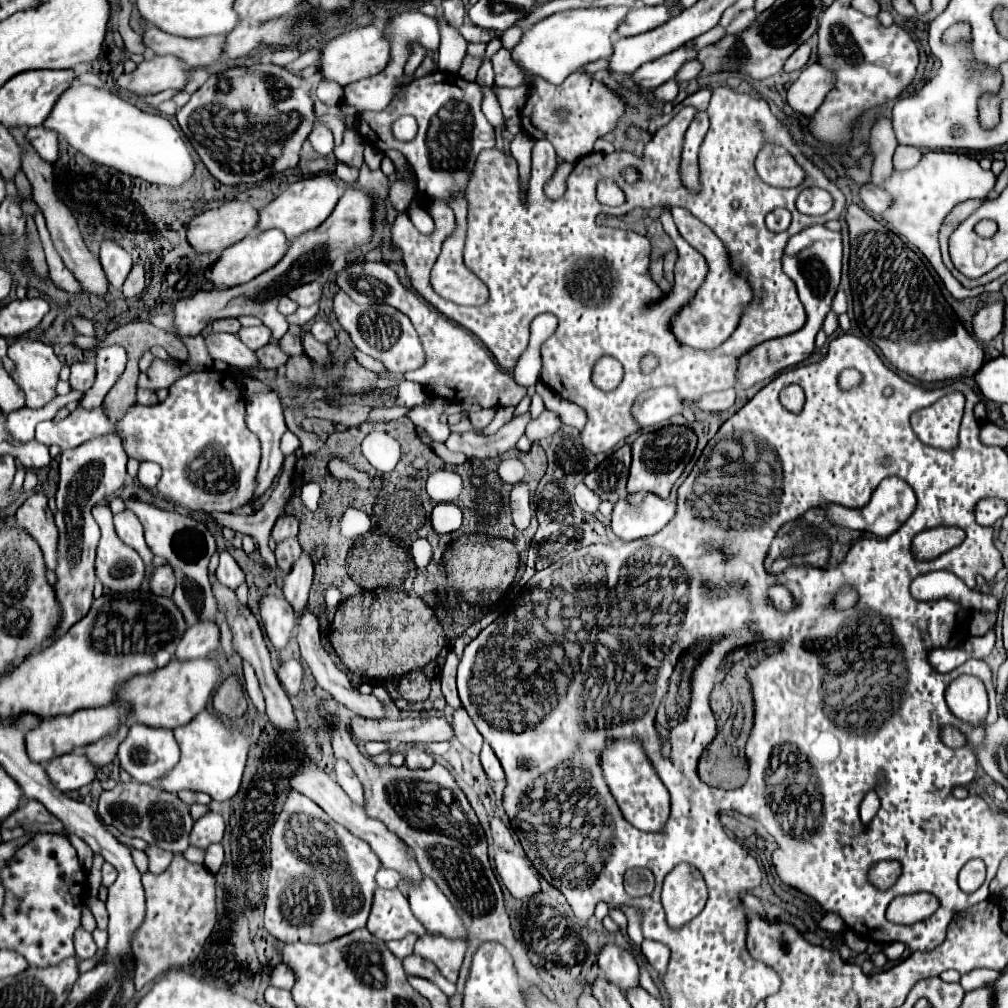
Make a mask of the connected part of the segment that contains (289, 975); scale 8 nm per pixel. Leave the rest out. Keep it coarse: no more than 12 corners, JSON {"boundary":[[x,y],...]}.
{"boundary":[[285,964],[271,974],[271,984],[291,990],[295,974]]}

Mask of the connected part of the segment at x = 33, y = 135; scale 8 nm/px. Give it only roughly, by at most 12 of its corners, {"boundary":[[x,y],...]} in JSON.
{"boundary":[[27,128],[25,136],[45,162],[57,160],[57,132]]}

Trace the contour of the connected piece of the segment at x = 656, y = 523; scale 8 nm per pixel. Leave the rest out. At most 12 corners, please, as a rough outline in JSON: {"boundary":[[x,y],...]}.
{"boundary":[[635,492],[619,498],[611,528],[621,540],[657,534],[677,504]]}

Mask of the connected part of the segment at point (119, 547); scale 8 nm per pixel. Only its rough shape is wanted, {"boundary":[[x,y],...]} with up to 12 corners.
{"boundary":[[107,504],[93,508],[101,528],[95,574],[113,590],[139,590],[145,564],[113,528]]}

